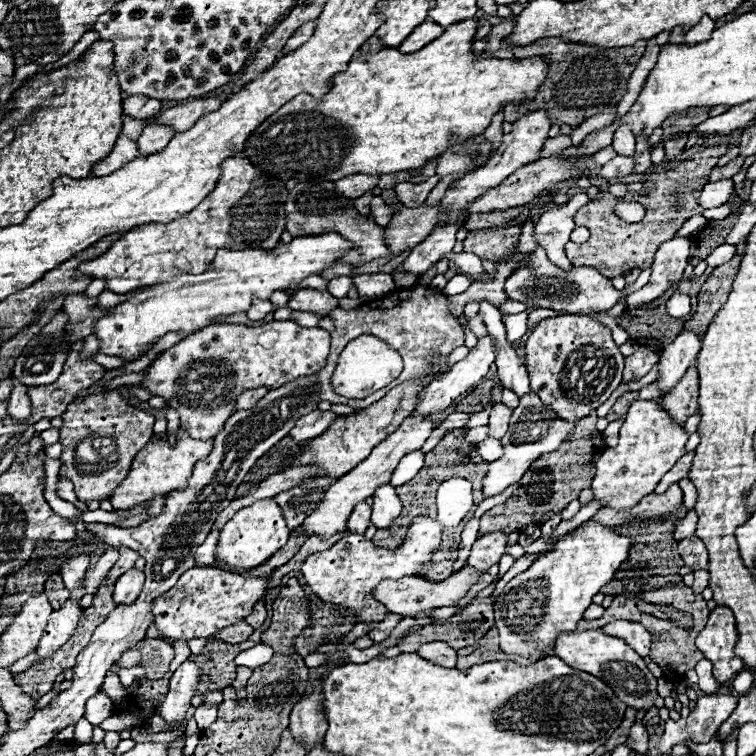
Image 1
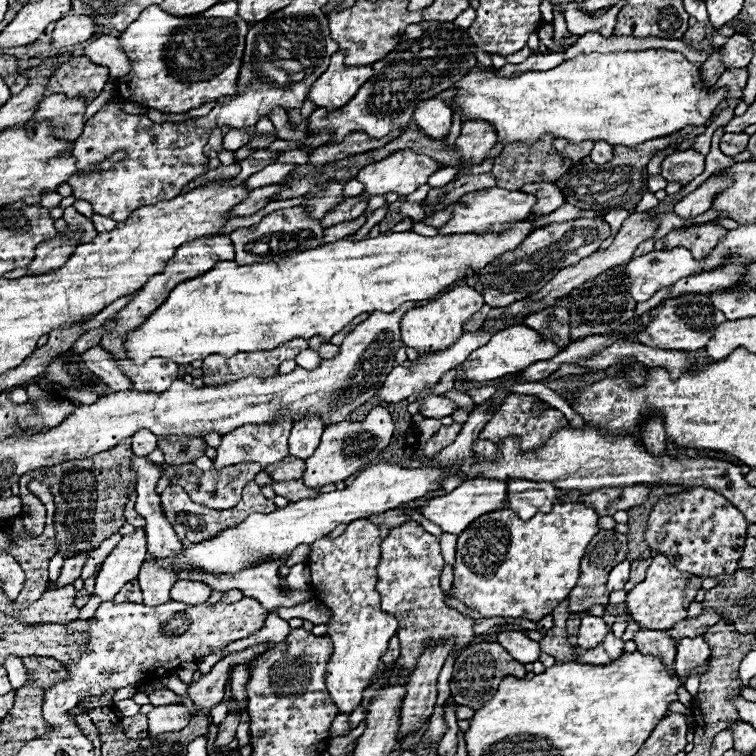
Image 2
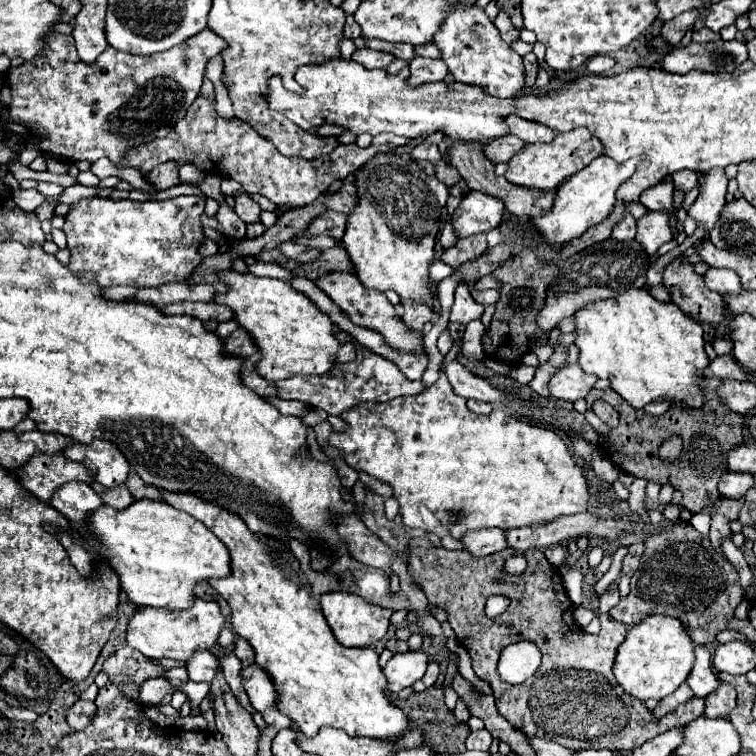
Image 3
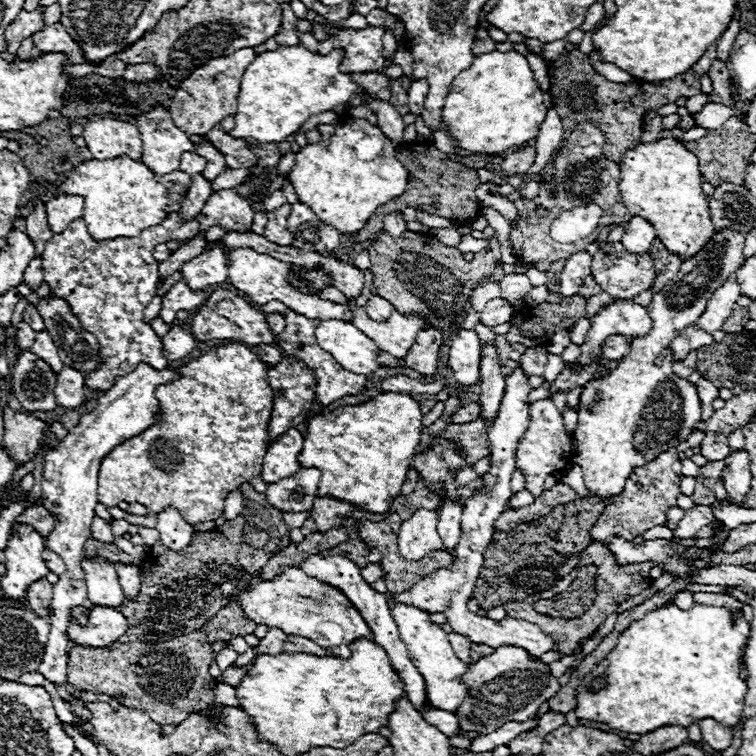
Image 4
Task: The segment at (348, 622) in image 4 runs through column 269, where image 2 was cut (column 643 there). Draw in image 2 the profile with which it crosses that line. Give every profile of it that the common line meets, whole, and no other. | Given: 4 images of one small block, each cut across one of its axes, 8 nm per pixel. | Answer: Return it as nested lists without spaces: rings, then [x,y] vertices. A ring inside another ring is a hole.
[[[656,554],[648,566],[644,582],[636,584],[626,598],[628,612],[634,622],[638,622],[642,628],[648,630],[670,630],[676,622],[686,618],[686,610],[690,602],[694,602],[696,592],[700,590],[700,578],[690,576],[690,572],[680,572],[674,568],[674,564],[662,556]]]

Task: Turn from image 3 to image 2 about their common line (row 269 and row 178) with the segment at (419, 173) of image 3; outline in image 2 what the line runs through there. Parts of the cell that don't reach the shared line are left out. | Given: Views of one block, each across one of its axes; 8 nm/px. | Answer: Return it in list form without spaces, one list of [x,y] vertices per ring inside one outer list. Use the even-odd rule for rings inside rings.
[[[394,152],[390,154],[388,158],[380,160],[380,162],[374,162],[374,164],[368,164],[364,166],[356,180],[364,184],[364,192],[360,194],[360,198],[364,200],[370,200],[372,196],[386,196],[386,194],[398,194],[398,196],[408,196],[412,194],[414,190],[418,190],[418,186],[426,184],[428,178],[438,172],[438,162],[424,156],[424,154],[416,154],[416,152]]]

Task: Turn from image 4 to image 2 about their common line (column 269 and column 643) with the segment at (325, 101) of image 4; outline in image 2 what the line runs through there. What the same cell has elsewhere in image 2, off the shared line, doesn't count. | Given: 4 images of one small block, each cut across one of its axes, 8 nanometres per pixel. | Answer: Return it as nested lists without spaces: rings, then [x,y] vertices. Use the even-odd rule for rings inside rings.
[[[642,50],[642,52],[614,52],[614,54],[598,54],[598,52],[580,54],[580,56],[576,56],[572,60],[562,62],[556,68],[550,68],[550,70],[530,70],[530,72],[522,72],[522,74],[516,74],[516,76],[500,76],[496,68],[484,68],[482,70],[476,64],[458,82],[454,82],[456,94],[450,100],[450,108],[458,108],[462,112],[462,122],[484,120],[484,122],[492,124],[494,130],[496,130],[496,134],[498,134],[498,142],[502,142],[502,148],[506,148],[508,144],[534,144],[534,142],[538,142],[546,134],[552,134],[554,138],[566,138],[570,144],[580,144],[584,140],[592,140],[592,142],[606,140],[612,146],[620,144],[620,146],[632,148],[632,146],[638,146],[638,144],[642,144],[646,140],[654,140],[654,138],[662,138],[662,136],[674,134],[674,132],[678,132],[678,130],[682,130],[686,126],[706,126],[706,122],[712,118],[714,108],[726,98],[726,90],[716,90],[714,94],[710,94],[706,88],[702,88],[700,66],[702,64],[692,64],[680,52],[672,52],[672,50]]]

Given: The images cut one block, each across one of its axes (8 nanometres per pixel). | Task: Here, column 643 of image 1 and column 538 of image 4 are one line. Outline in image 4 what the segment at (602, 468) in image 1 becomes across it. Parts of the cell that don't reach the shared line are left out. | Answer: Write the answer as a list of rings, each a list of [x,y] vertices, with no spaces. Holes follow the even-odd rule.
[[[542,398],[534,404],[530,404],[530,424],[524,432],[522,440],[516,448],[516,468],[524,474],[526,490],[538,498],[544,492],[544,480],[572,462],[572,432],[566,432],[562,424],[562,414],[556,410],[554,402],[550,398]]]

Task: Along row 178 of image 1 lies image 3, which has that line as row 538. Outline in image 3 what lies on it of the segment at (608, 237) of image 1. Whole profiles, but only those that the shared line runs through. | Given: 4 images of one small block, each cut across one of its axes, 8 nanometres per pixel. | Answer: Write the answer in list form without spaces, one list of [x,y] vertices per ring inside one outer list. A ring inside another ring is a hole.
[[[678,520],[678,524],[660,528],[648,536],[640,566],[630,582],[630,594],[608,614],[626,626],[634,626],[650,614],[678,618],[686,626],[692,642],[704,646],[712,644],[716,634],[726,628],[742,596],[744,590],[732,562],[712,548],[708,536],[702,536],[690,522]]]

